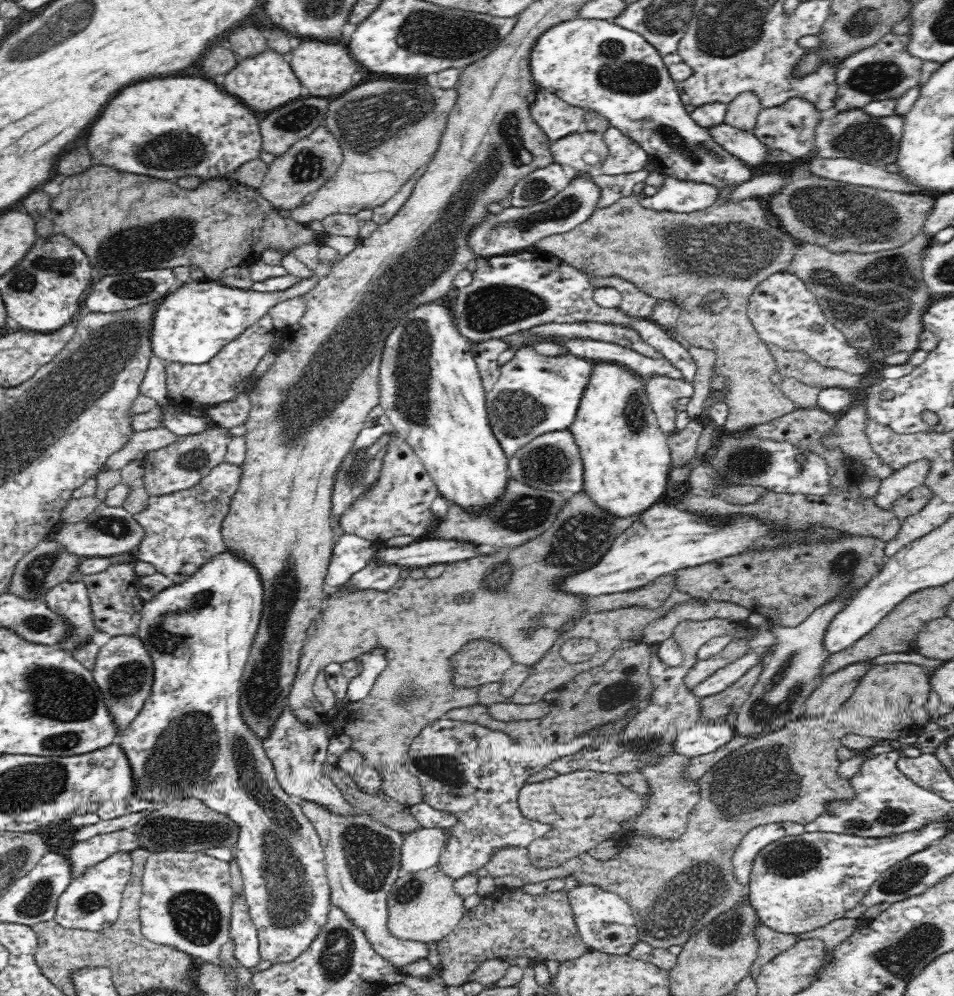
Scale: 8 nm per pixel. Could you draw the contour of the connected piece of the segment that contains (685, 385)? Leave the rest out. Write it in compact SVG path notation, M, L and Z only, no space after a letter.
M648 376L644 381L650 407L654 410L659 428L664 434L674 434L677 432L675 421L678 414L675 405L693 396L692 382L666 376Z

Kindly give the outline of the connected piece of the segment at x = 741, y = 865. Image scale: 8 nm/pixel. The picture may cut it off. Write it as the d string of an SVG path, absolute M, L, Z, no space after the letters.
M768 823L752 828L738 844L732 856L732 866L735 878L743 886L748 886L752 864L758 852L775 840L786 836L782 823Z

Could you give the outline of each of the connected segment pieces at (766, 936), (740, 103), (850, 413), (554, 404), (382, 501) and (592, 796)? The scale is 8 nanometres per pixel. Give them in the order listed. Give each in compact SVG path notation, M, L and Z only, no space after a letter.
M764 924L756 927L755 936L759 943L759 952L749 972L754 978L760 974L764 964L799 942L798 936L794 934L782 934Z
M742 92L727 104L723 123L742 131L752 131L762 109L760 99L754 93Z
M859 403L846 411L837 420L836 429L825 435L820 442L827 448L839 448L854 464L864 462L862 476L872 475L882 480L892 476L895 470L885 464L872 449L867 434L868 420L867 411Z
M531 346L515 352L514 358L502 364L499 368L500 376L496 381L495 388L486 394L487 414L495 435L500 441L506 457L512 456L528 444L532 439L548 432L569 430L578 413L582 396L588 387L588 380L592 374L592 361L580 358L572 354L549 357L538 354Z
M393 436L388 442L380 478L342 514L340 527L346 534L360 536L380 545L387 539L403 535L421 539L437 521L431 511L431 504L438 495L437 486L426 473L413 448L406 441Z
M574 771L568 774L556 775L553 779L526 784L520 789L518 806L524 817L550 826L550 830L528 846L528 855L535 868L556 868L565 860L582 853L588 853L592 847L602 841L607 841L613 834L617 836L620 824L642 810L645 800L637 792L626 788L617 774L596 771Z

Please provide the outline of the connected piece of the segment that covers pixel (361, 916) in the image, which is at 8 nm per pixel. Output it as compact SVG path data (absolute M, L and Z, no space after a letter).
M302 799L299 803L322 843L331 905L340 908L352 924L366 933L372 949L395 967L426 958L429 949L424 943L396 938L388 927L387 897L402 873L400 856L405 835L372 819L366 811L356 810L349 815L338 815L308 799Z

